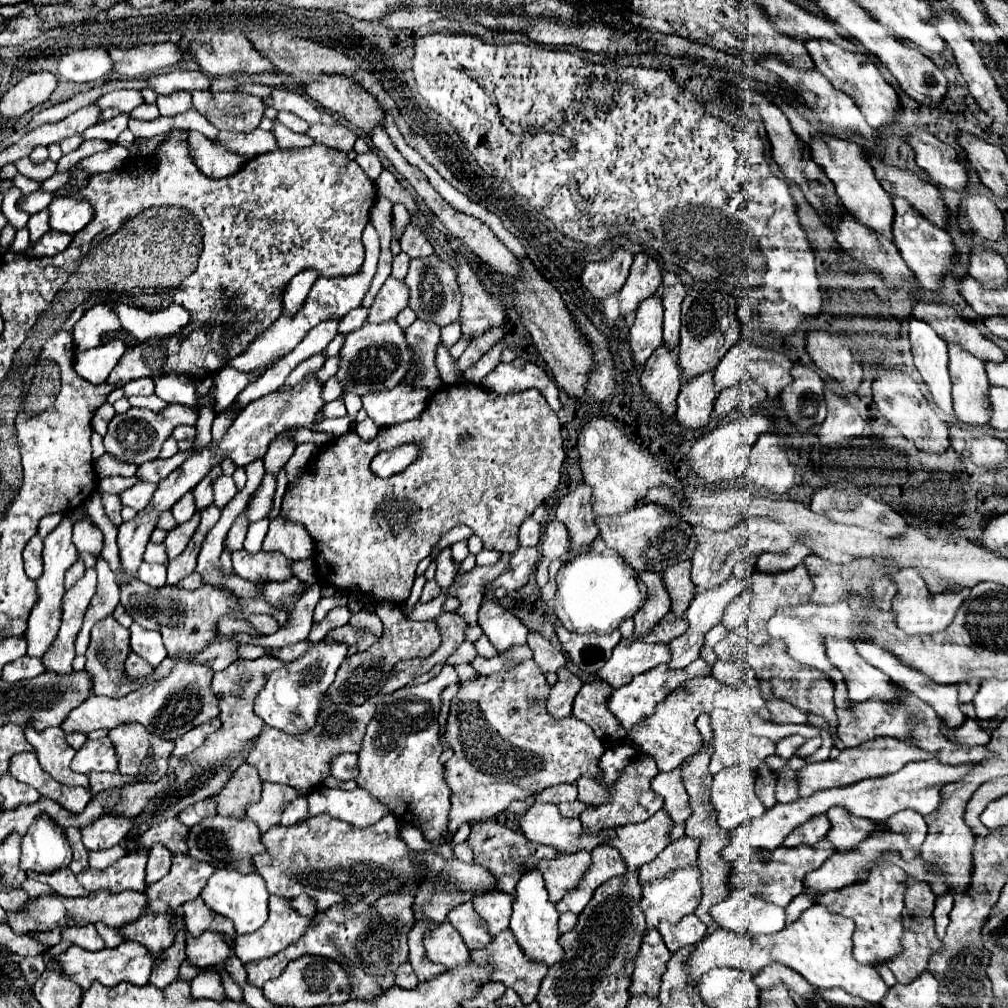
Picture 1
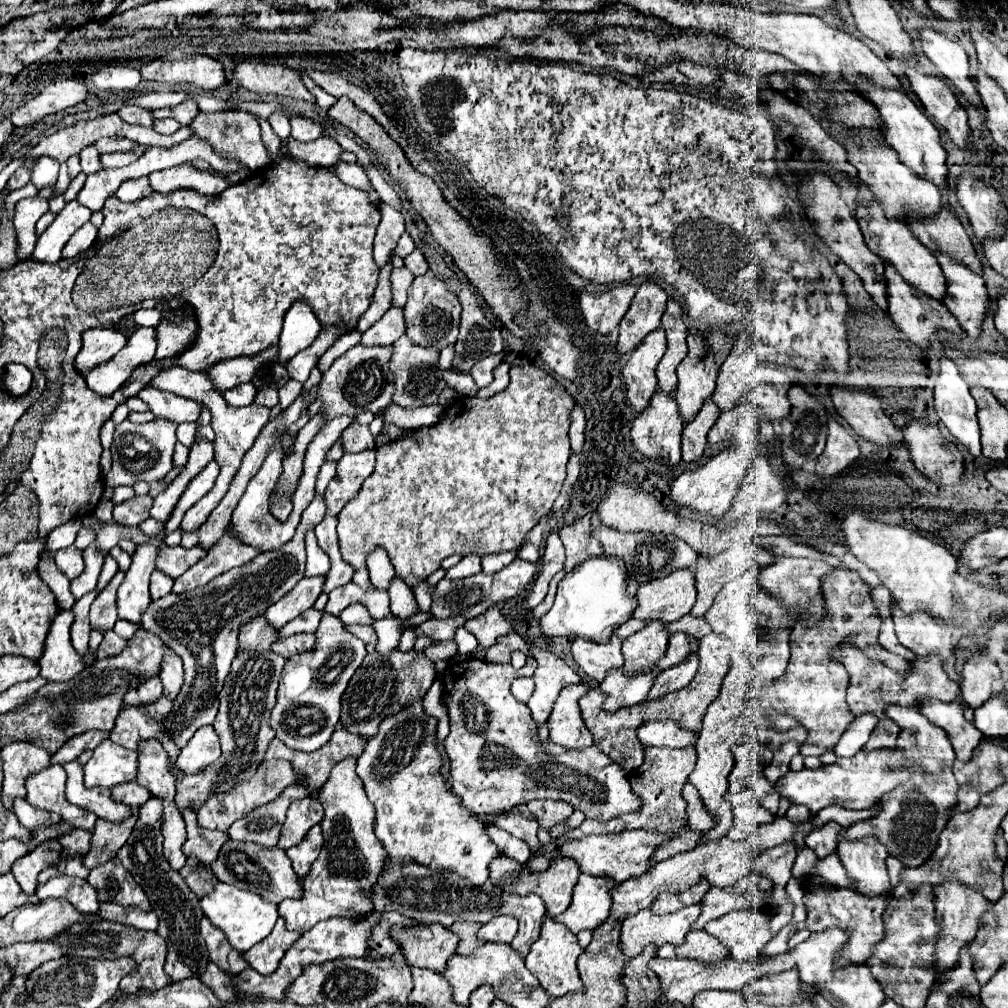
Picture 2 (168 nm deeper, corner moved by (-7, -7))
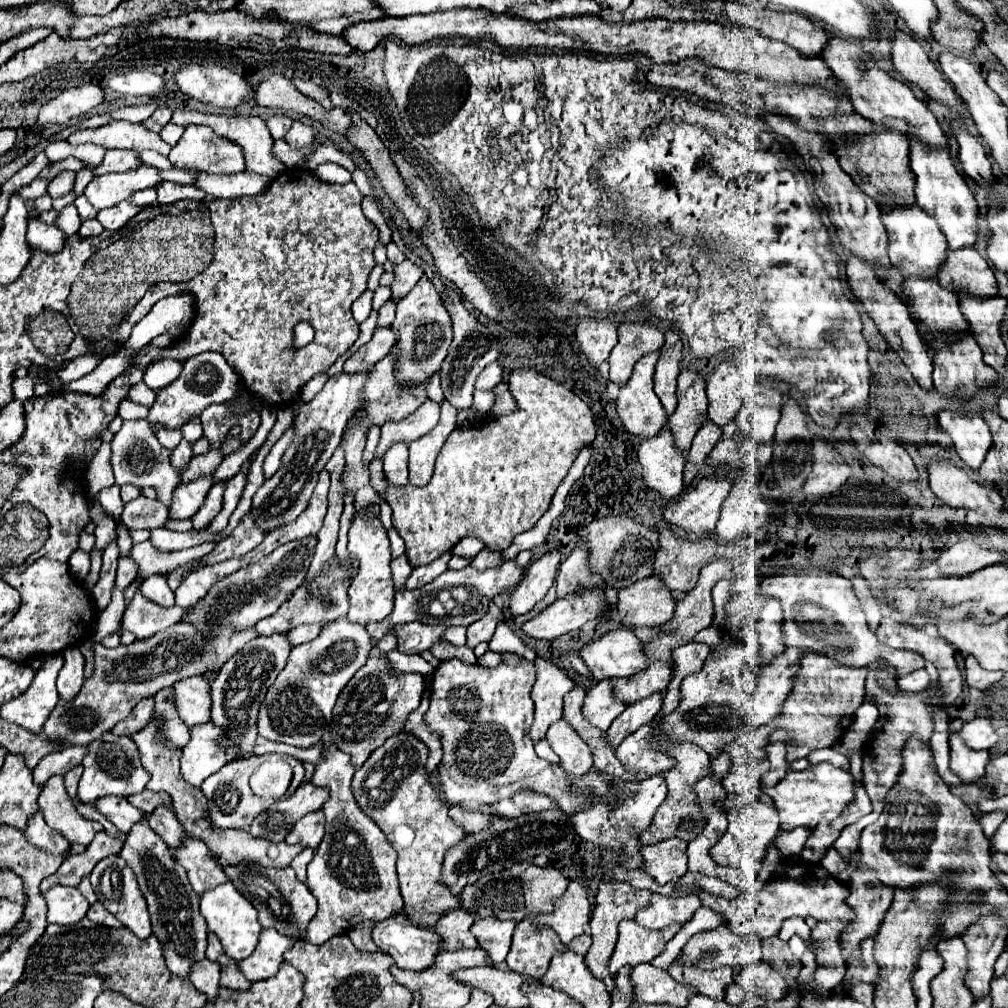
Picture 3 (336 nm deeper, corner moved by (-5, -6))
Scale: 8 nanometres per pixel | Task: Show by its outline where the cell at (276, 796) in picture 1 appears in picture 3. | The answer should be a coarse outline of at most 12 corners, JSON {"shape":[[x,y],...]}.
{"shape":[[322,811],[304,815],[286,837],[288,845],[316,849],[324,837]]}

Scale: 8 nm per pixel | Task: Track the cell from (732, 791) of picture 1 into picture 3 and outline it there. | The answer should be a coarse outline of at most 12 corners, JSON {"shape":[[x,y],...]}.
{"shape":[[764,803],[732,807],[728,833],[742,853],[742,875],[758,879],[778,813]]}

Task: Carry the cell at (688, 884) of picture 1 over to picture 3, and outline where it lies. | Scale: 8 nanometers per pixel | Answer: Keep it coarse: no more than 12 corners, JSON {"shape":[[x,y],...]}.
{"shape":[[634,919],[618,925],[618,943],[608,963],[652,961],[676,935],[674,927],[650,931]]}

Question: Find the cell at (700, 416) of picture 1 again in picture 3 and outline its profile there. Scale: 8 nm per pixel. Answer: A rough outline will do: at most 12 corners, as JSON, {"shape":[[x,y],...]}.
{"shape":[[710,421],[694,435],[684,465],[690,485],[702,461],[720,439],[722,429]]}

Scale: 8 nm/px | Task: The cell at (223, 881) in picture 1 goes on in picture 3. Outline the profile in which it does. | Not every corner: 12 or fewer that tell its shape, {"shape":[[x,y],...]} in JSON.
{"shape":[[230,881],[200,897],[200,913],[234,961],[252,955],[258,911]]}

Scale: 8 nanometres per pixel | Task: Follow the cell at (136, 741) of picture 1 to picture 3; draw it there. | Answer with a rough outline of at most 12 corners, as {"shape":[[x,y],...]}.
{"shape":[[164,803],[150,815],[150,827],[170,849],[178,849],[184,829]]}

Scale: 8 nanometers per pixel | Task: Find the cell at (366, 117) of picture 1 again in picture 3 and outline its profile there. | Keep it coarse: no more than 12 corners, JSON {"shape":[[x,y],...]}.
{"shape":[[356,111],[346,135],[364,153],[384,191],[414,231],[426,213],[406,191],[390,151]]}

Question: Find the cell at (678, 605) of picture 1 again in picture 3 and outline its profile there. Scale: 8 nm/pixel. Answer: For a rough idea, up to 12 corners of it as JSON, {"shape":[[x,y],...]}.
{"shape":[[658,575],[618,591],[622,625],[664,625],[676,601]]}

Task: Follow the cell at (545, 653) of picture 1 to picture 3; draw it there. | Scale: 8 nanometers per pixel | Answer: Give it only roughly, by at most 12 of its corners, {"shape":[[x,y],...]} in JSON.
{"shape":[[536,657],[536,705],[530,737],[546,735],[562,717],[574,681],[546,657]]}

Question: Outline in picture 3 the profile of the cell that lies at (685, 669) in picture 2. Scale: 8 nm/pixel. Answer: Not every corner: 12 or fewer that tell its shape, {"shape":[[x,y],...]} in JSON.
{"shape":[[656,691],[630,703],[606,731],[616,747],[662,709],[664,693]]}

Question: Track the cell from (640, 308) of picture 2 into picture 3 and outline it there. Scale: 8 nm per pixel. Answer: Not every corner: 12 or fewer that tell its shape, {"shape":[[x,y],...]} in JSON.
{"shape":[[624,321],[610,353],[610,379],[624,385],[632,365],[664,345],[650,321]]}

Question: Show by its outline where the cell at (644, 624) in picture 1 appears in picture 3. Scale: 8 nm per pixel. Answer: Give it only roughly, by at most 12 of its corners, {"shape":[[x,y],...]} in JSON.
{"shape":[[650,659],[646,671],[612,679],[618,699],[634,703],[654,691],[664,691],[670,681],[666,661]]}

